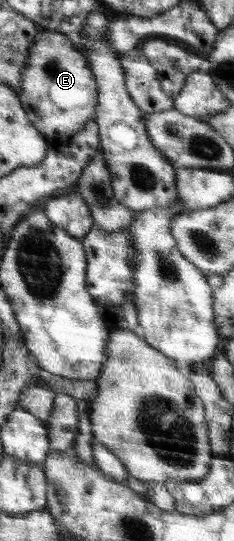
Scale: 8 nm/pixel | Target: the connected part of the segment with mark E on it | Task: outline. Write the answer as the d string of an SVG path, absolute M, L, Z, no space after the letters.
M46 30L36 35L20 75L19 98L29 119L46 139L74 134L88 119L95 119L98 84L86 56L74 48L70 36Z

